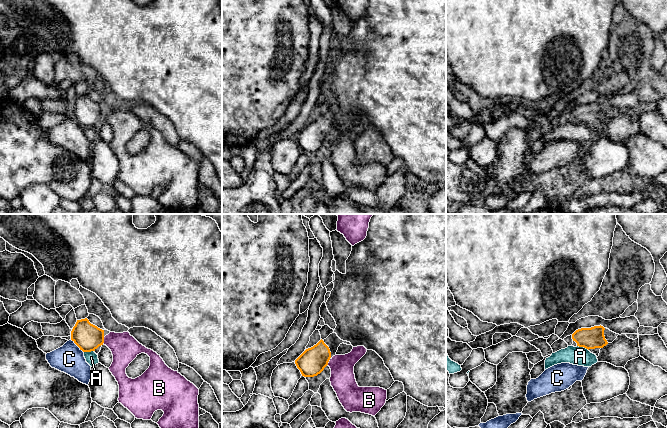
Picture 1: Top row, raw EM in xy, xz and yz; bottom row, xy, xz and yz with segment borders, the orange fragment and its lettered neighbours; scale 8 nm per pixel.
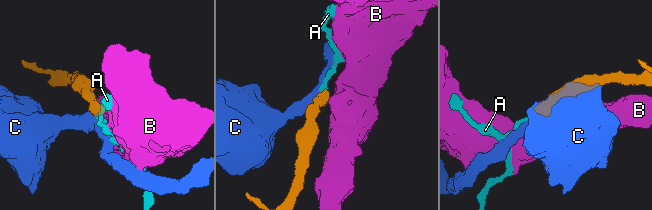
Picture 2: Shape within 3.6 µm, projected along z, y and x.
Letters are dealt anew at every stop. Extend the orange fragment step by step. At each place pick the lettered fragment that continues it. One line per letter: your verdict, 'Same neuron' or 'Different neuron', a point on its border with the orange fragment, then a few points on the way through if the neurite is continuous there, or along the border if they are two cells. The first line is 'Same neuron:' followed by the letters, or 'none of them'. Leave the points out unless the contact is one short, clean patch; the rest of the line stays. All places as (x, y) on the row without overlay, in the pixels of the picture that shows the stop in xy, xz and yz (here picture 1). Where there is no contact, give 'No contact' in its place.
Same neuron: none of them
A: Different neuron. Touches orange at yz (583, 122). Boundary: yz (577, 121), (583, 122), (588, 126)
B: Different neuron. Touches orange at xy (103, 116). Boundary: xy (104, 113), (102, 119)
C: Different neuron. Touches orange at xy (77, 121)

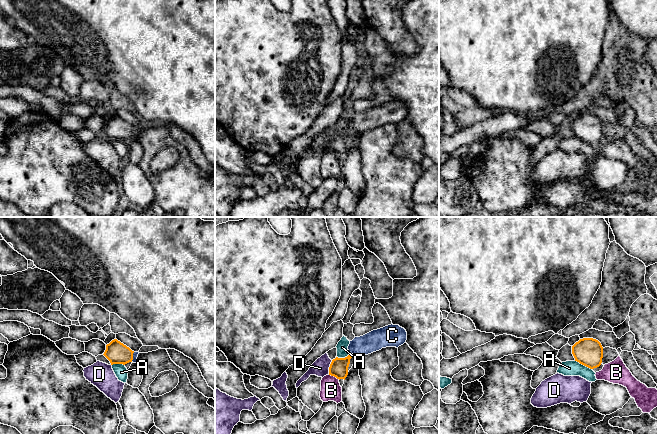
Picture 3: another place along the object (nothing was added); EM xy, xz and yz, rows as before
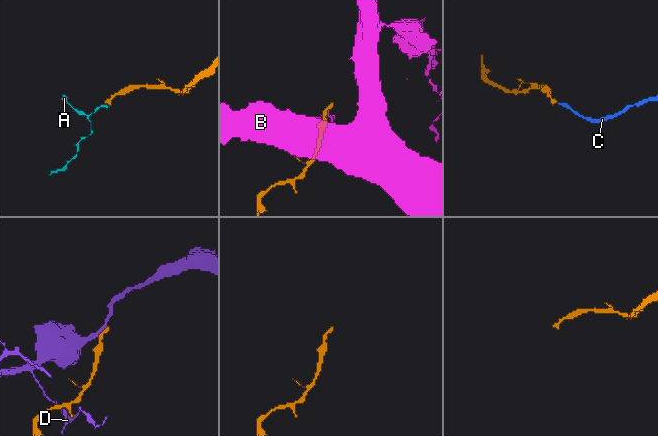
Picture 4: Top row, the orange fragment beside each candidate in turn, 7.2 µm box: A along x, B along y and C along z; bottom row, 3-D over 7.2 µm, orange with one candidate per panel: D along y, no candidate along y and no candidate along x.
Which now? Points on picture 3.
Same neuron: C
A: Different neuron. Touches orange at yz (583, 140). Boundary: yz (575, 136), (591, 145)
B: Different neuron. Touches orange at xz (334, 152)
C: Same neuron. Touches orange at xz (352, 130). Path across: xz (338, 144), (352, 130), (360, 122), (375, 116)
D: Different neuron. Touches orange at xz (329, 143)

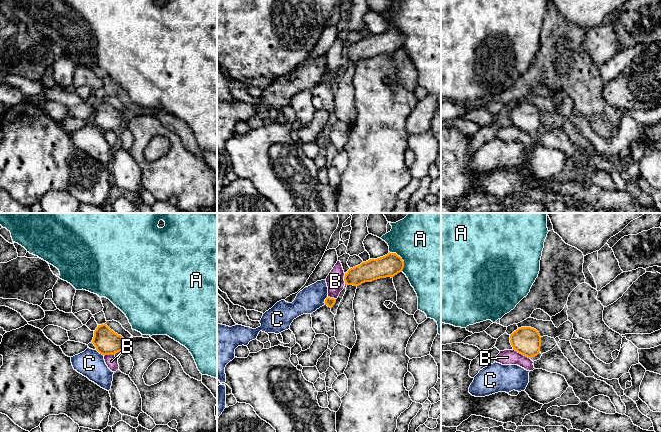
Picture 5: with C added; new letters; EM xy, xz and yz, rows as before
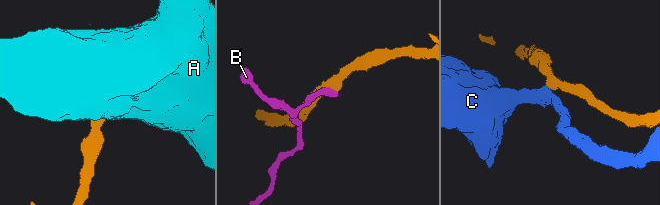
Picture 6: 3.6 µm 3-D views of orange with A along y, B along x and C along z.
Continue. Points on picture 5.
Same neuron: none of them
A: Different neuron. Touches orange at xz (401, 34)
B: Different neuron. Touches orange at yz (521, 129). Boundary: yz (513, 125), (529, 134)
C: Different neuron. Touches orange at xy (100, 129)

